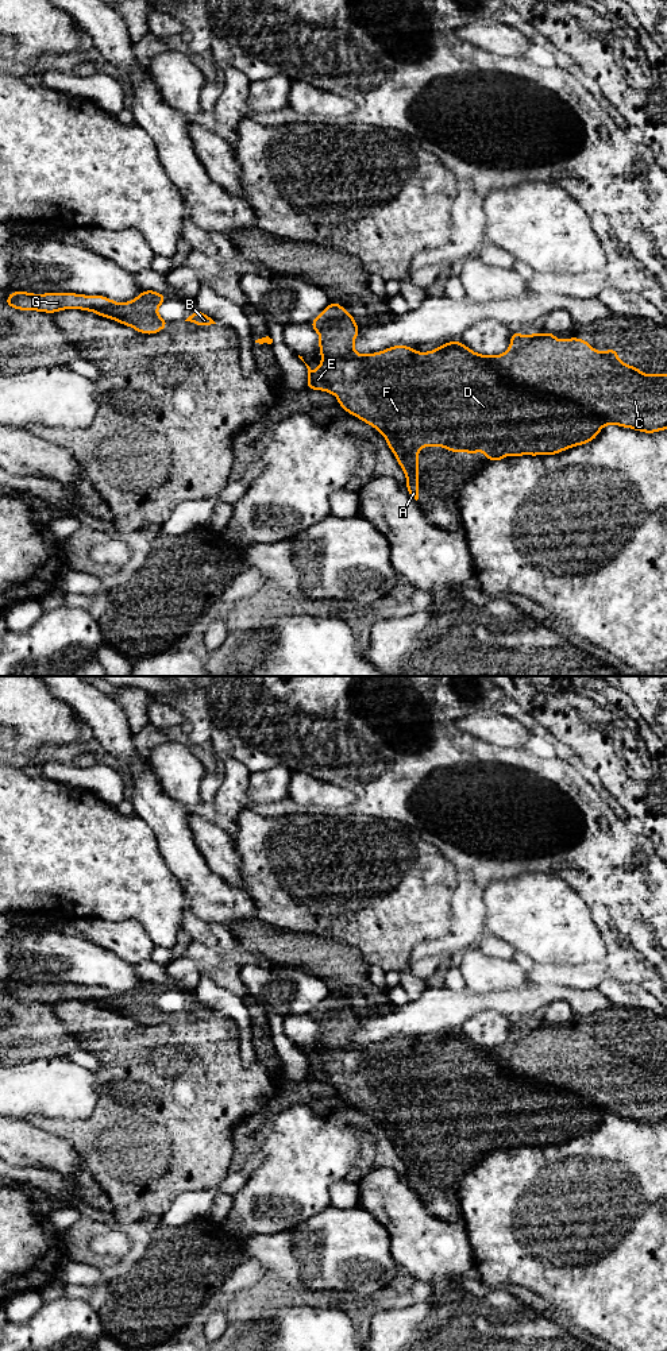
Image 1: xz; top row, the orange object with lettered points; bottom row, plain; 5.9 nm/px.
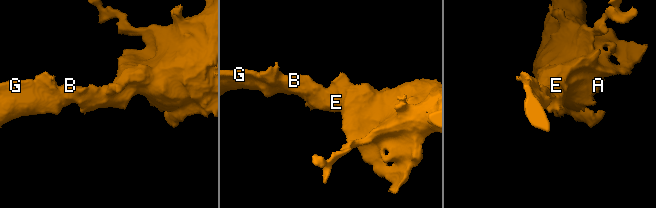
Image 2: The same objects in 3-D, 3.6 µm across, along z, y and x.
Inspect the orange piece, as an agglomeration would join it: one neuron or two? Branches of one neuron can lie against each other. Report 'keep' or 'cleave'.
keep

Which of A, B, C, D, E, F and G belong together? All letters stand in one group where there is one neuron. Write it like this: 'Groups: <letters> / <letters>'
Groups: A B C D E F G

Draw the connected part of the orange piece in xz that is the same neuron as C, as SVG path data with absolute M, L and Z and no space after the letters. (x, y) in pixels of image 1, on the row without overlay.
M329 993L329 996L315 1010L309 1014L309 1016L319 1024L320 1027L320 1034L319 1034L319 1042L323 1047L320 1055L319 1055L319 1061L317 1062L312 1062L311 1058L305 1054L306 1059L308 1059L308 1072L306 1072L306 1080L308 1081L323 1081L327 1084L331 1084L334 1086L338 1088L339 1092L339 1097L348 1103L350 1105L352 1105L354 1108L361 1109L363 1113L374 1118L379 1124L383 1126L383 1128L386 1130L388 1138L392 1140L392 1143L394 1145L398 1155L401 1157L402 1162L406 1166L406 1182L408 1185L415 1189L416 1192L419 1190L419 1139L420 1138L444 1138L447 1142L450 1143L460 1143L460 1142L466 1142L469 1146L475 1146L477 1142L485 1142L486 1145L483 1146L485 1150L490 1151L490 1153L496 1153L496 1151L504 1151L506 1146L514 1146L514 1147L523 1147L523 1146L531 1146L531 1147L537 1147L537 1146L558 1146L564 1140L570 1140L572 1138L577 1136L582 1136L586 1134L593 1132L599 1122L609 1115L614 1115L614 1116L620 1116L622 1119L632 1119L635 1122L640 1122L644 1124L655 1124L655 1123L660 1123L667 1120L667 1065L641 1065L639 1058L632 1058L628 1054L621 1054L618 1051L618 1042L616 1039L609 1039L606 1043L598 1043L597 1041L591 1039L591 1034L590 1032L585 1032L579 1028L571 1028L571 1030L566 1030L563 1028L563 1031L559 1034L556 1030L555 1024L550 1024L550 1023L544 1023L544 1024L528 1024L527 1028L523 1028L520 1022L516 1020L513 1023L513 1026L510 1027L510 1037L508 1039L506 1043L501 1045L501 1046L496 1046L496 1047L489 1047L489 1046L479 1046L474 1042L471 1042L469 1038L466 1038L462 1032L455 1031L455 1032L448 1032L444 1034L440 1038L436 1038L433 1042L429 1043L421 1043L419 1042L417 1045L415 1043L415 1038L413 1037L408 1037L408 1038L402 1038L401 1035L396 1035L388 1041L379 1042L379 1043L374 1043L374 1045L369 1045L369 1046L361 1046L354 1041L354 1032L355 1028L359 1026L359 1018L355 1015L355 1008L352 1008L340 995L338 993Z

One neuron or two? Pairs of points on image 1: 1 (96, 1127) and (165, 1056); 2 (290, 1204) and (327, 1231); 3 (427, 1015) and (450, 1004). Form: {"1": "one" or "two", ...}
{"1": "one", "2": "two", "3": "one"}

